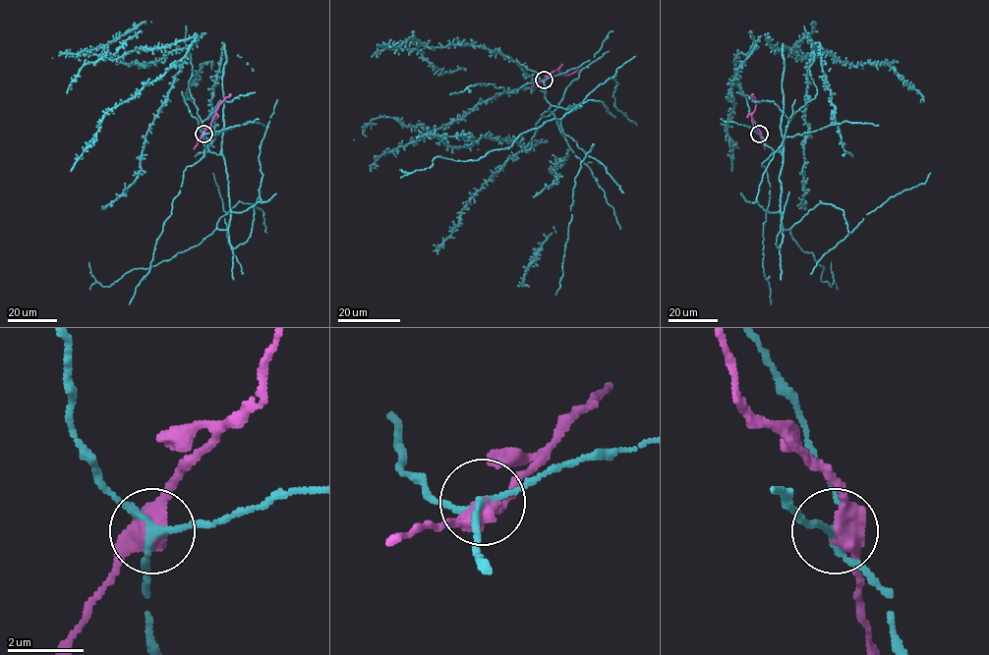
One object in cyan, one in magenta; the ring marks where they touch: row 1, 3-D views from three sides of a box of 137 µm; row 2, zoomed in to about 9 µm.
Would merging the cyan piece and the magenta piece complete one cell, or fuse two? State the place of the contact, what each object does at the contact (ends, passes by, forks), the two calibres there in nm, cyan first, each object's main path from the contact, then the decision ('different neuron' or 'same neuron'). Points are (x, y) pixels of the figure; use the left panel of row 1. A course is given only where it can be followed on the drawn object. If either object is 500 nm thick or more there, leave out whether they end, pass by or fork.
(203, 134) | cyan forks | magenta passes by | 200/480 nm | cyan via (203, 134), (204, 151), (208, 150), (190, 92), (192, 65), (189, 54), (146, 133), (137, 178), (102, 209) | magenta via (203, 134), (218, 105), (230, 94) | different neuron

